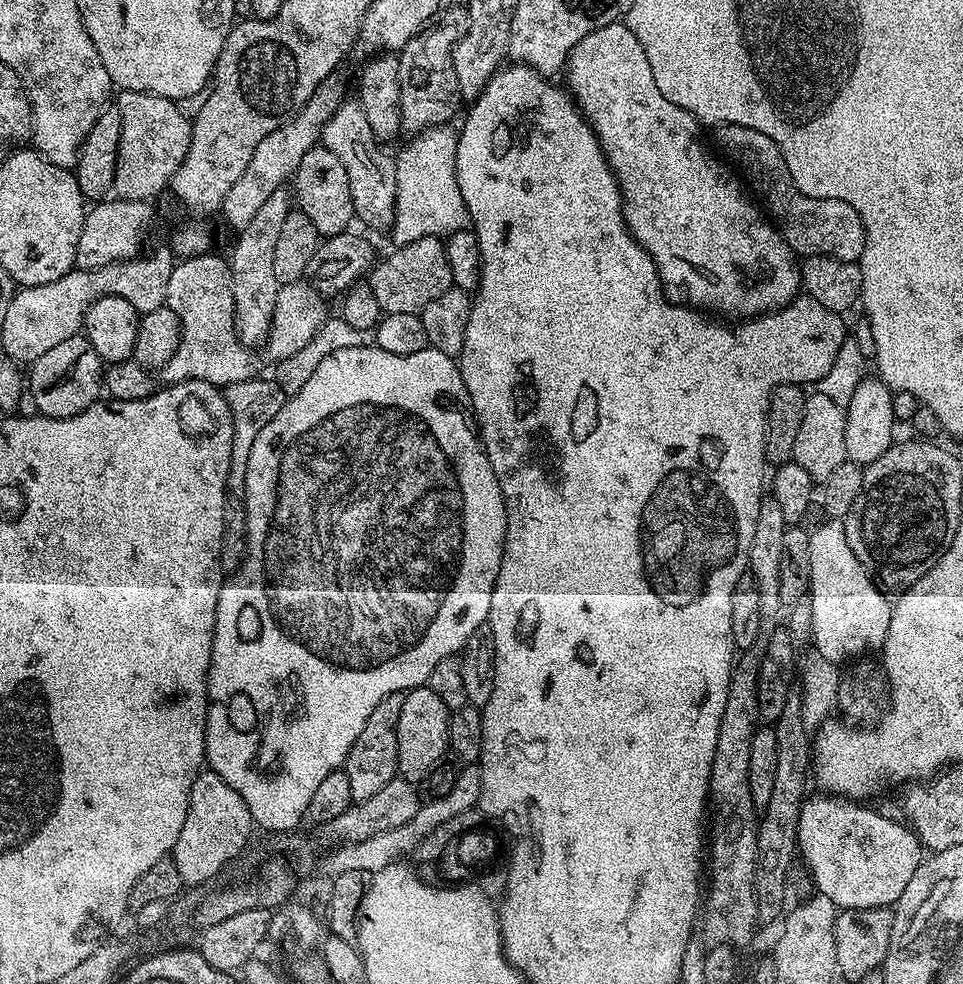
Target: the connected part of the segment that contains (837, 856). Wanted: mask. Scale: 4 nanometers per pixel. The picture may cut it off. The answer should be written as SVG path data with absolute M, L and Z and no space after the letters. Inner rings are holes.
M831 794L816 795L820 796L809 795L805 799L800 806L800 816L796 819L798 856L799 859L804 859L804 864L816 883L815 891L830 898L830 902L834 902L840 910L895 905L896 900L902 898L902 890L906 890L910 878L914 878L914 870L921 859L916 833L907 823L895 824L890 817L883 816L872 808L864 808L868 806L851 798Z

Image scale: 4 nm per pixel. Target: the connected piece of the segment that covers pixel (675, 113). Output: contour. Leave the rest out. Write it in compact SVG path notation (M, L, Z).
M627 23L607 24L590 34L586 34L586 38L582 38L582 42L578 42L578 46L574 46L574 50L568 56L567 72L567 91L572 99L576 101L576 107L580 109L584 119L591 124L592 132L600 143L600 149L604 151L604 156L608 159L610 170L616 175L616 181L620 187L620 196L624 200L624 222L628 226L628 232L642 245L646 254L652 256L654 266L660 275L660 282L665 289L672 291L673 288L680 295L677 297L683 303L697 310L703 310L708 314L721 312L724 316L736 316L732 318L762 316L765 312L774 312L776 309L784 307L784 305L801 295L800 264L796 253L792 251L792 247L787 244L779 231L765 219L761 209L755 203L752 205L748 201L749 193L746 191L745 185L739 179L736 181L728 173L730 171L729 165L724 162L719 164L708 153L708 148L704 145L703 138L700 137L702 125L700 121L694 118L694 114L682 110L682 106L674 106L674 102L670 102L670 98L662 98L662 90L658 90L658 82L654 82L654 70L650 70L650 62L646 59L646 50L642 50L642 42L638 42L636 35L628 29Z

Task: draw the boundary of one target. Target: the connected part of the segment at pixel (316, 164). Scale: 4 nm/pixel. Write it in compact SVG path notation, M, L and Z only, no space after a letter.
M317 146L306 150L302 162L298 162L298 170L294 177L294 204L310 222L314 222L314 230L322 238L337 236L340 232L349 231L353 223L354 213L352 199L350 198L350 177L346 174L346 166L335 154L323 146Z

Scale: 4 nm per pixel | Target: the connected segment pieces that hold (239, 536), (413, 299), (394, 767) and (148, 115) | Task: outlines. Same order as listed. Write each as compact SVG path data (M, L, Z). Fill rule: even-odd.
M253 378L223 385L222 391L232 411L234 438L230 450L230 470L228 471L228 497L224 503L224 533L222 534L222 563L225 569L239 569L244 562L244 553L248 550L248 527L246 526L246 510L244 509L244 487L246 486L246 462L250 462L250 449L258 434L262 434L262 426L274 418L276 409L282 403L282 393L272 378L260 380Z
M439 235L418 238L409 244L399 245L394 251L397 252L390 253L381 264L379 261L366 276L372 296L378 298L381 313L404 311L419 314L426 302L438 298L438 294L453 287L444 240Z
M395 692L382 698L382 702L374 706L370 718L366 718L366 726L362 726L362 734L354 738L354 746L350 746L348 757L344 759L342 765L342 771L350 782L353 801L373 797L382 786L386 786L391 779L398 776L398 714L402 714L403 701L403 692Z
M124 92L120 108L122 134L116 159L112 192L121 200L151 201L167 189L172 176L182 166L192 137L192 121L179 103L149 92Z

